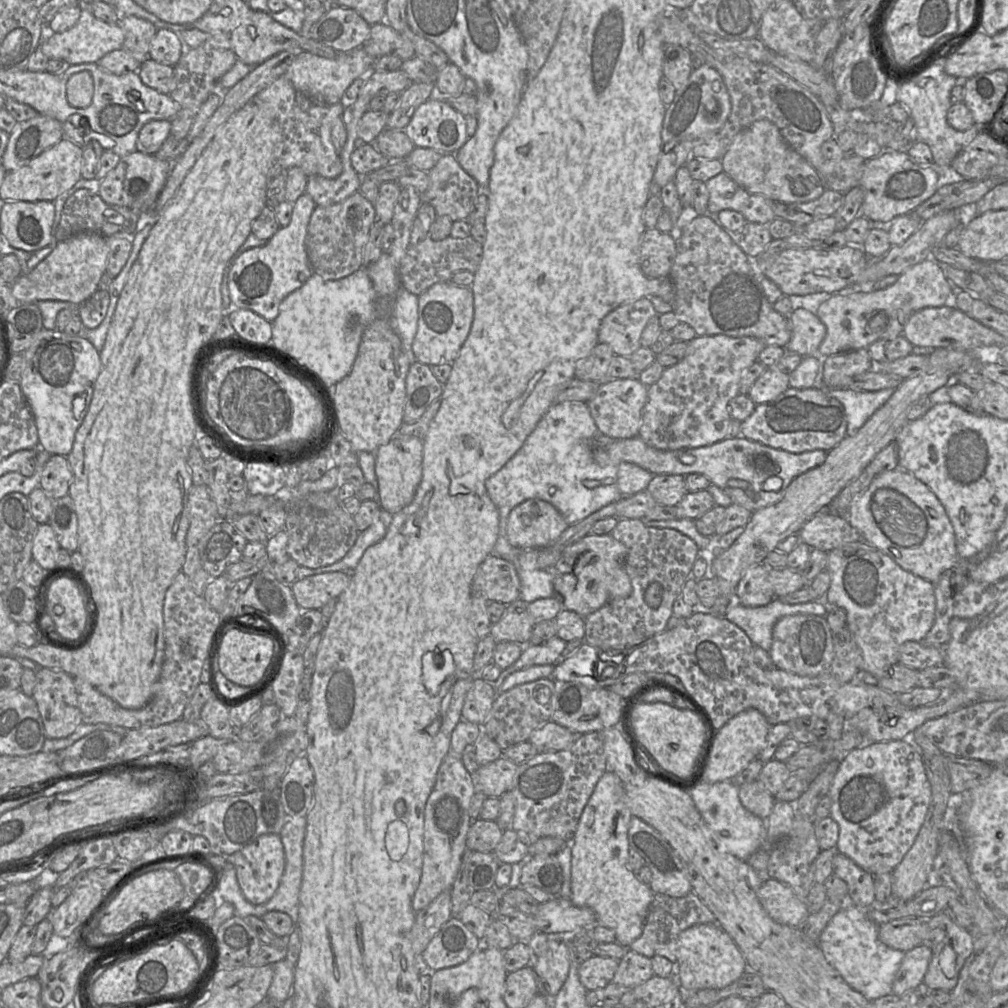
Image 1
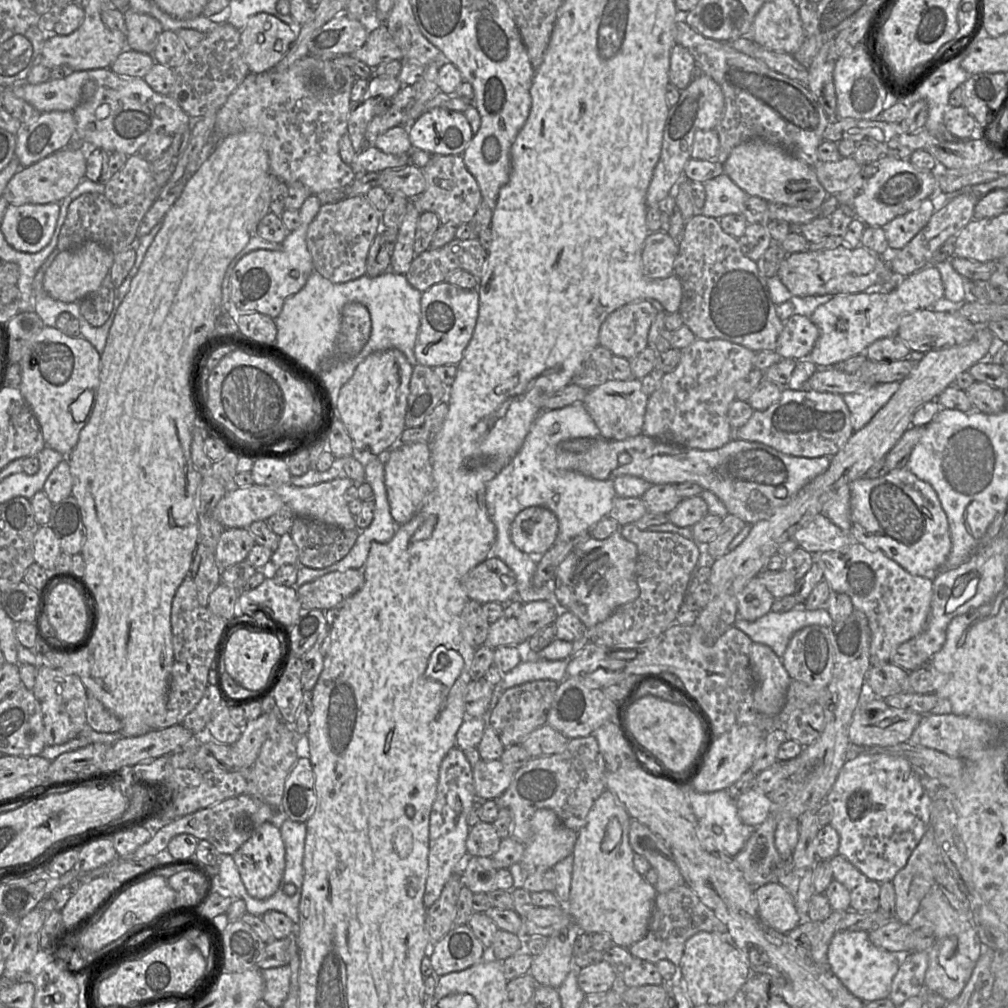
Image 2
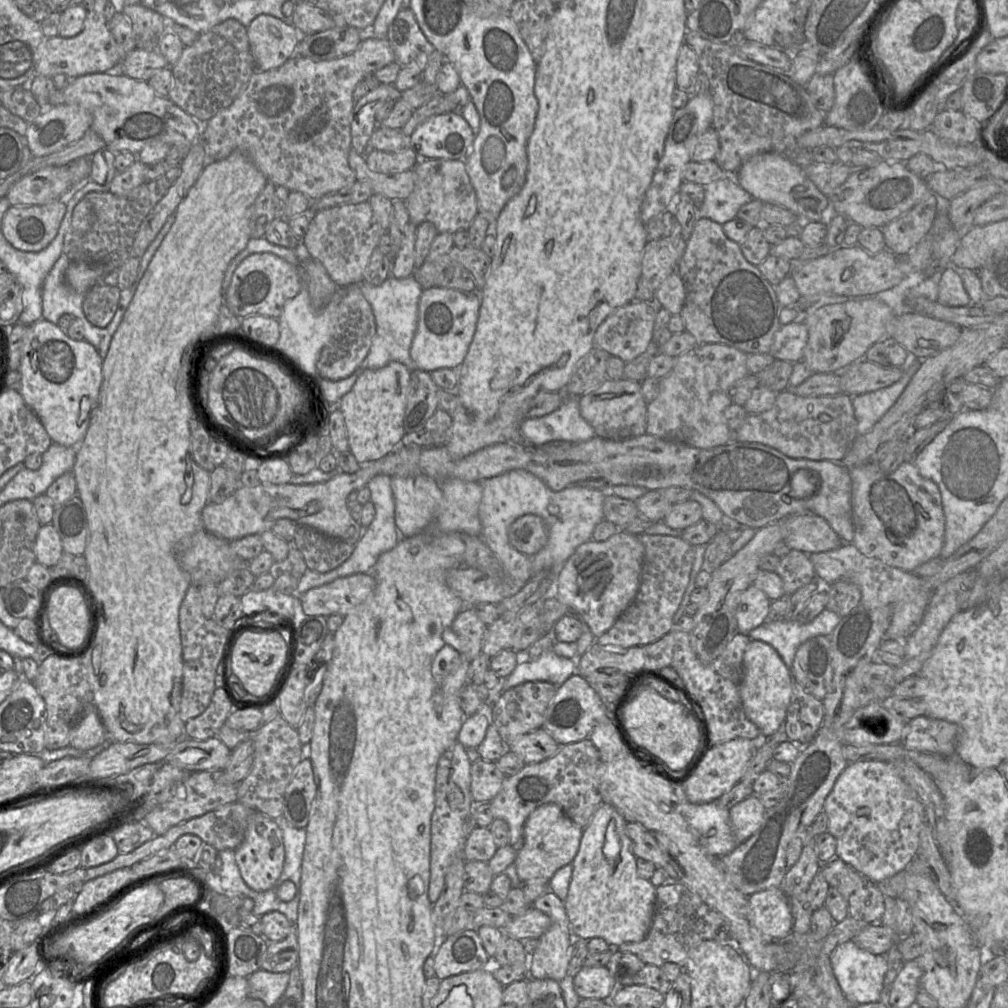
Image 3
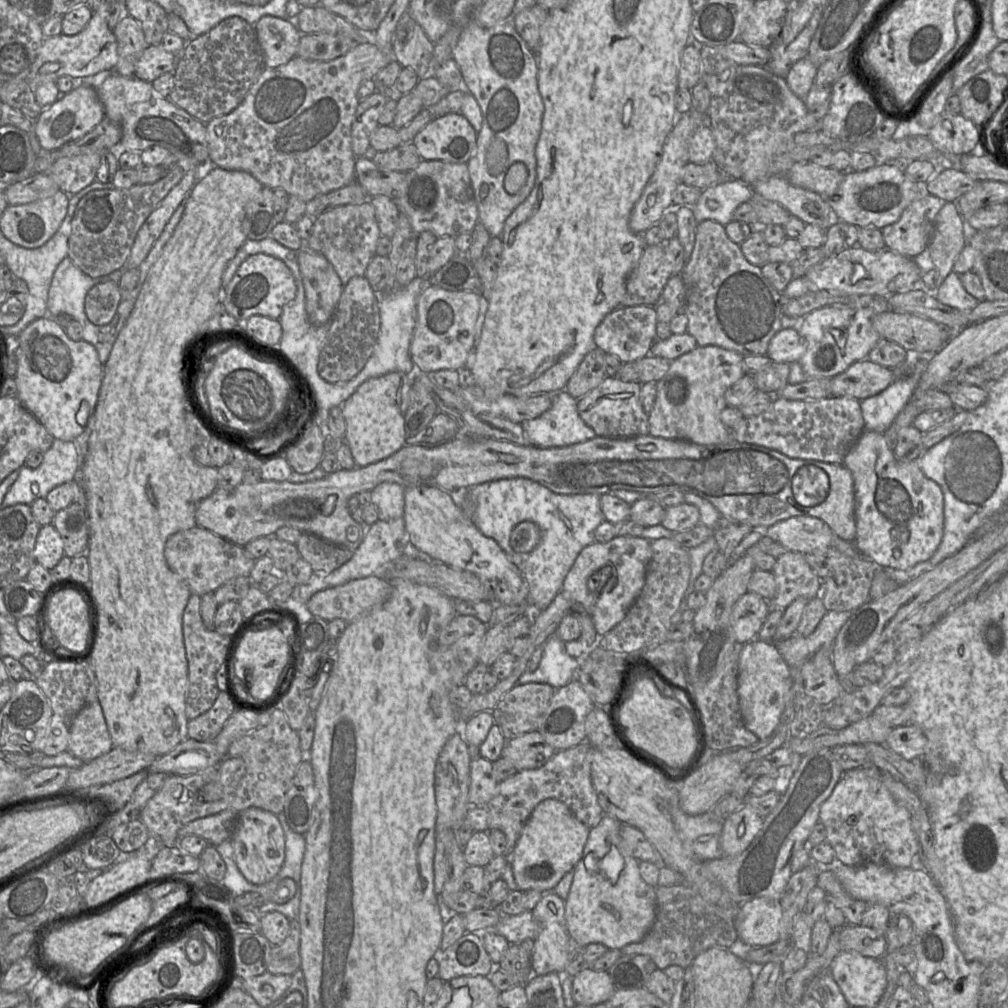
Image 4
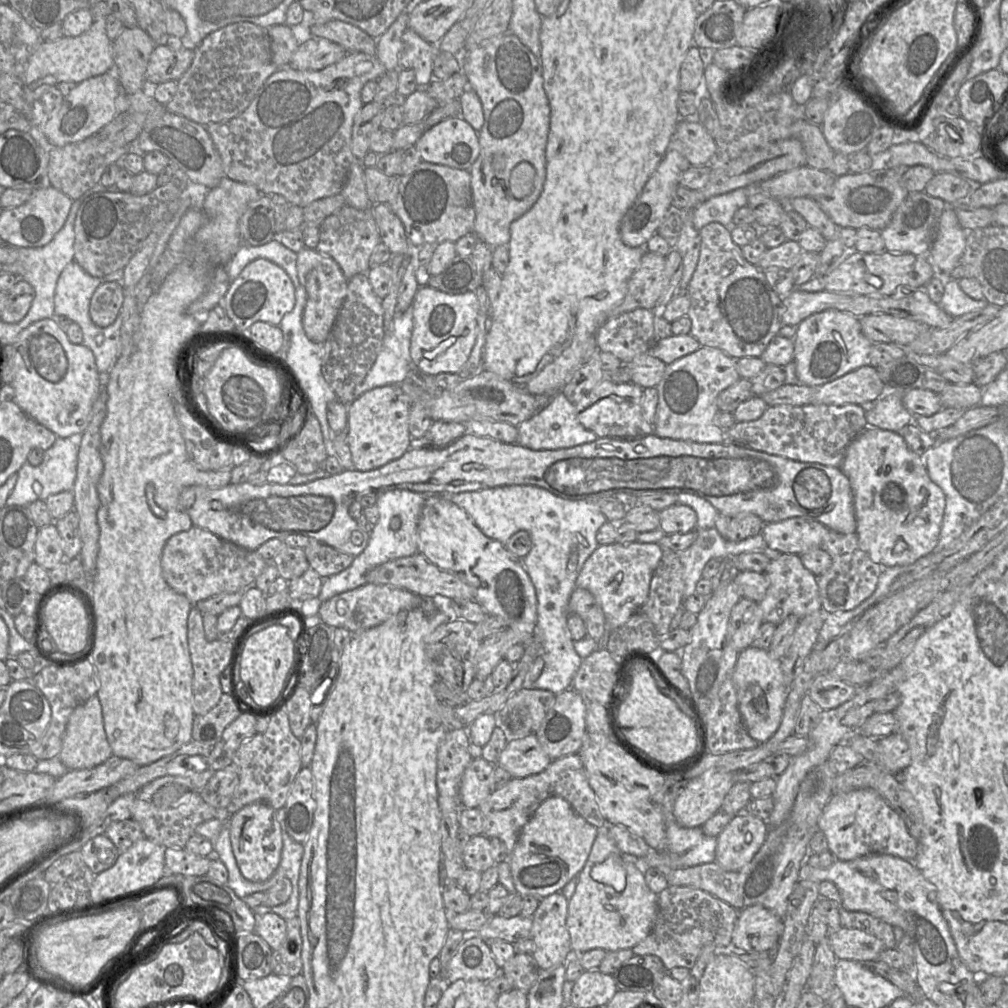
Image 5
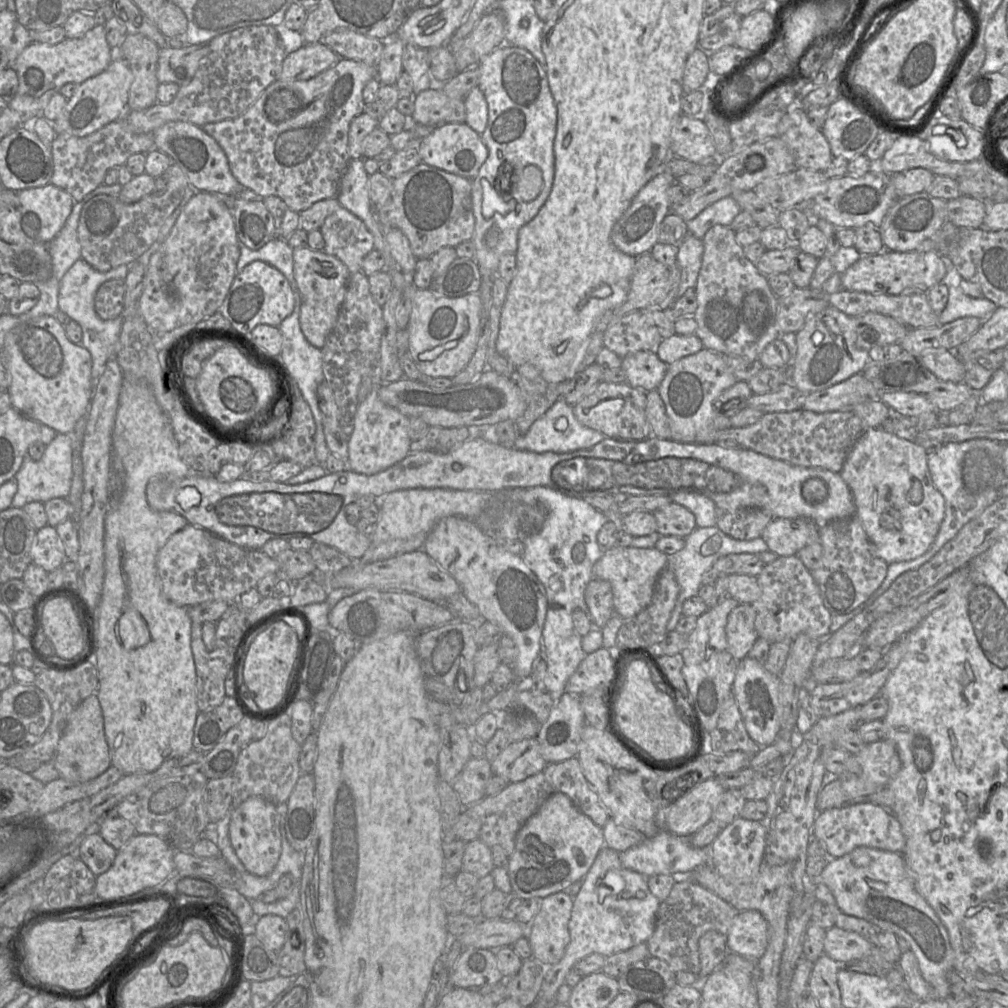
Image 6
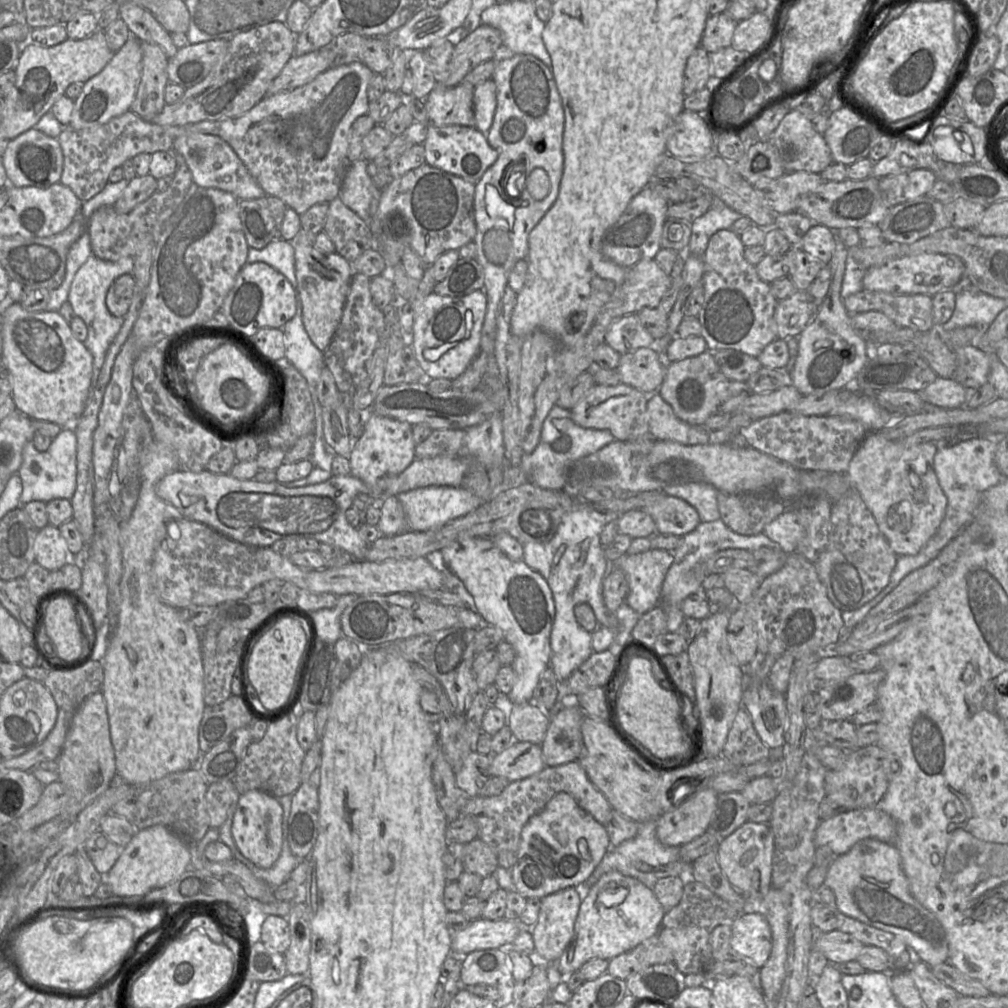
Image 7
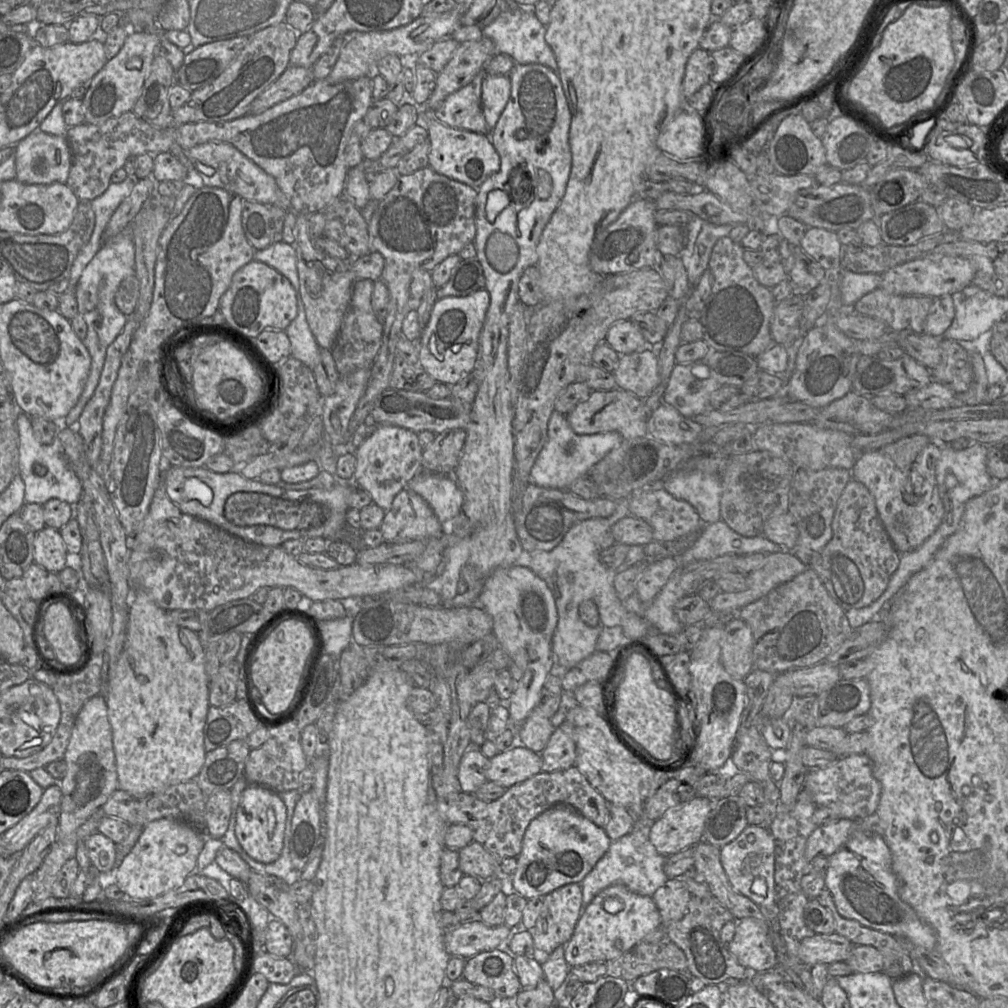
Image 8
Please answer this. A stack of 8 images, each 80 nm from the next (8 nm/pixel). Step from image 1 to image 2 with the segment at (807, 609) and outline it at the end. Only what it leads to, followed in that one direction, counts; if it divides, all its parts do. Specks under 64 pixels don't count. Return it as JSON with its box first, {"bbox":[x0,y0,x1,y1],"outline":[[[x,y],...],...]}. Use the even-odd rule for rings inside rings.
{"bbox":[734,604,834,658],"outline":[[[804,604],[784,613],[770,611],[755,621],[747,621],[736,614],[734,622],[734,626],[748,635],[752,642],[770,647],[780,658],[794,633],[811,625],[832,628],[834,623],[825,608],[807,610]]]}

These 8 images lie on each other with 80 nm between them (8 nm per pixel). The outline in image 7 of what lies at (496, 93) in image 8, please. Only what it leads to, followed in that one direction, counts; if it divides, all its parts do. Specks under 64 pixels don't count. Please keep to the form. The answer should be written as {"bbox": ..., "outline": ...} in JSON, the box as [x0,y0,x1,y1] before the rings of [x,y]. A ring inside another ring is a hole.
{"bbox":[473,79,497,134],"outline":[[[488,79],[475,86],[473,95],[473,110],[475,128],[487,134],[492,126],[497,107],[496,84]]]}

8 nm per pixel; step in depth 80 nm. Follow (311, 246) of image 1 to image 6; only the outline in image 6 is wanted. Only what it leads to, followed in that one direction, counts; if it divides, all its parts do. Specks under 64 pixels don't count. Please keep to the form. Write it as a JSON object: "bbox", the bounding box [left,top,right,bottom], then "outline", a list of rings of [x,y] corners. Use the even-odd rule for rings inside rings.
{"bbox":[319,206,374,274],"outline":[[[339,206],[319,229],[325,241],[324,252],[337,257],[351,274],[361,271],[364,258],[374,247],[374,238],[365,223]]]}

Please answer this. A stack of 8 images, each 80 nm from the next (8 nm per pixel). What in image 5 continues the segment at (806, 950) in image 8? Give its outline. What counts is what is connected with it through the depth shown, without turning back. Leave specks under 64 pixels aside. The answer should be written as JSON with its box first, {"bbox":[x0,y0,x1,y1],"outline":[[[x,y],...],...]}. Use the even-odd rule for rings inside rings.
{"bbox":[828,927,885,963],"outline":[[[841,927],[828,935],[831,948],[838,960],[851,960],[859,963],[878,960],[885,949],[876,937],[858,930]]]}

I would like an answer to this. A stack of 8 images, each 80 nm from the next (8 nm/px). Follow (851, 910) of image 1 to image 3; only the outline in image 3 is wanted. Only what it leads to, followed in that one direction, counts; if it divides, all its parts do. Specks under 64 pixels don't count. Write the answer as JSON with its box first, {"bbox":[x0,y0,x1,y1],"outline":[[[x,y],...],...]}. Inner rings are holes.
{"bbox":[830,940,888,1005],"outline":[[[849,940],[838,945],[830,954],[834,976],[851,1005],[877,1002],[880,1000],[884,978],[888,970],[886,955],[872,954]]]}

